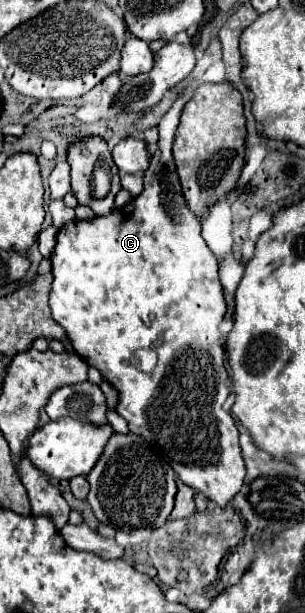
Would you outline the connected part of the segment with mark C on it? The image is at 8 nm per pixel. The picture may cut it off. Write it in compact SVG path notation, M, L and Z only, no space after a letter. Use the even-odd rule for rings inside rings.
M179 92L177 100L173 102L173 106L167 110L167 114L161 118L159 122L159 148L151 158L151 166L145 172L145 190L131 200L127 206L113 210L107 216L97 216L93 220L73 220L67 222L59 234L57 234L57 246L55 252L51 256L51 264L53 264L53 288L49 294L49 308L51 308L51 316L57 324L61 324L61 328L65 330L67 338L73 344L73 350L89 364L95 366L103 378L119 392L119 404L117 404L117 412L127 420L127 428L133 434L141 434L143 438L155 440L159 450L163 450L163 454L167 456L171 468L177 472L177 476L191 488L195 488L197 492L203 492L211 502L225 506L243 486L243 478L245 478L245 464L241 458L241 448L239 448L239 430L235 424L235 418L231 416L231 412L227 412L223 408L227 396L229 396L229 384L227 384L227 368L225 368L225 360L223 360L223 334L219 330L219 324L225 318L227 312L227 302L223 296L223 288L219 282L219 274L217 274L217 258L213 256L213 252L209 250L209 246L205 244L205 240L201 238L201 222L199 218L189 210L189 206L185 204L185 196L181 192L181 182L177 176L177 168L175 168L175 160L173 160L173 140L175 140L175 132L177 132L177 124L181 118L181 112L185 108L185 104L191 98L185 92ZM137 348L153 348L157 352L157 366L153 372L141 372L139 368L131 366L131 356Z

